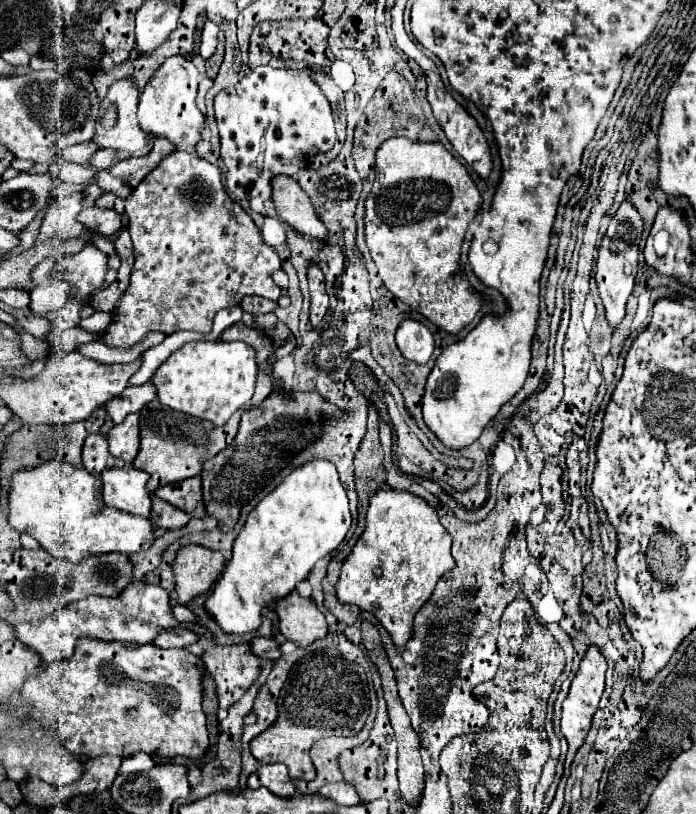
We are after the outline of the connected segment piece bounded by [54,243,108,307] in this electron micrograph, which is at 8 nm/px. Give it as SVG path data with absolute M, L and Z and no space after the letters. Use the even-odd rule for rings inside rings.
M92 243L84 245L80 253L68 255L58 261L54 269L54 277L60 281L68 281L76 287L72 301L84 306L84 297L90 291L96 291L104 285L108 271L108 257L98 251Z

